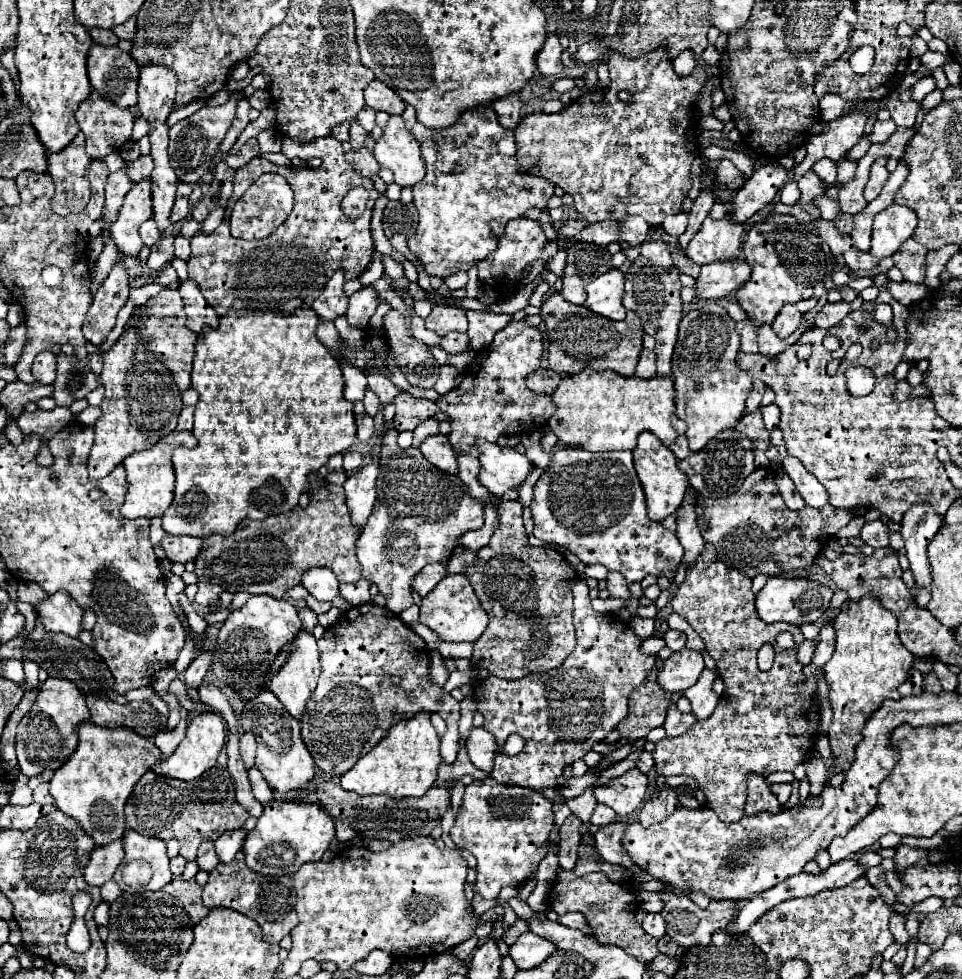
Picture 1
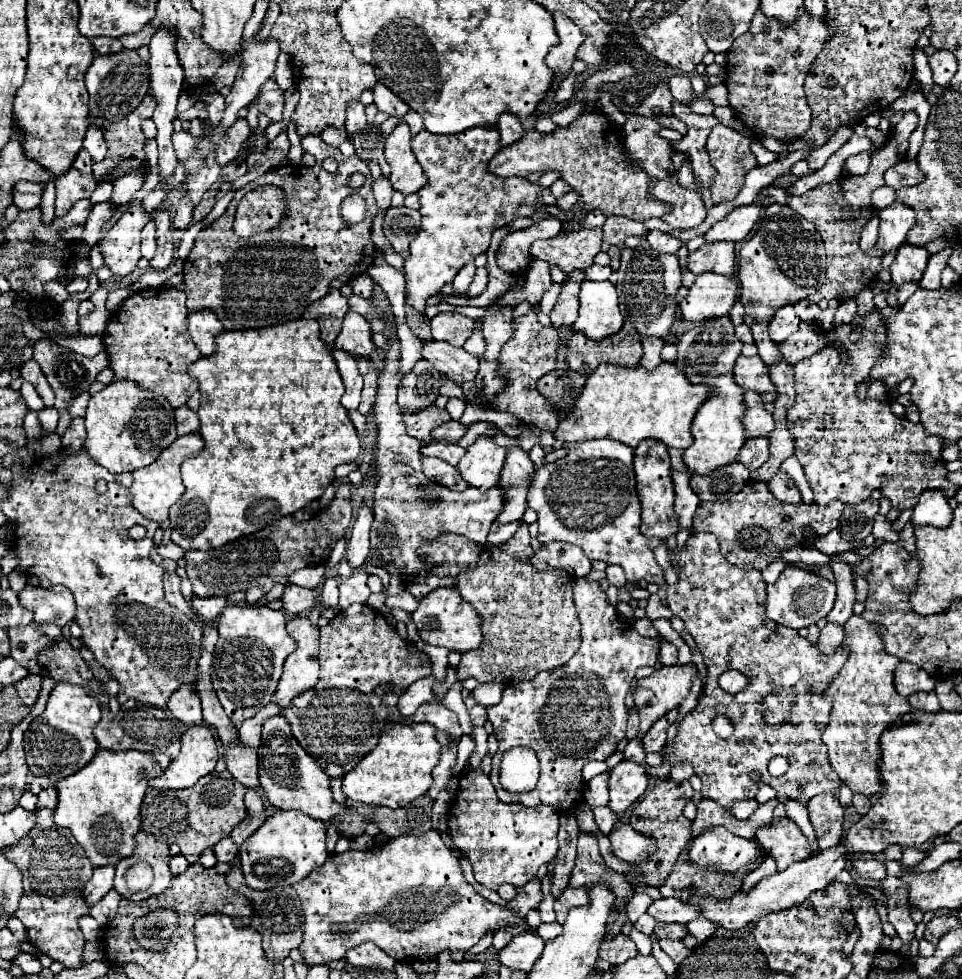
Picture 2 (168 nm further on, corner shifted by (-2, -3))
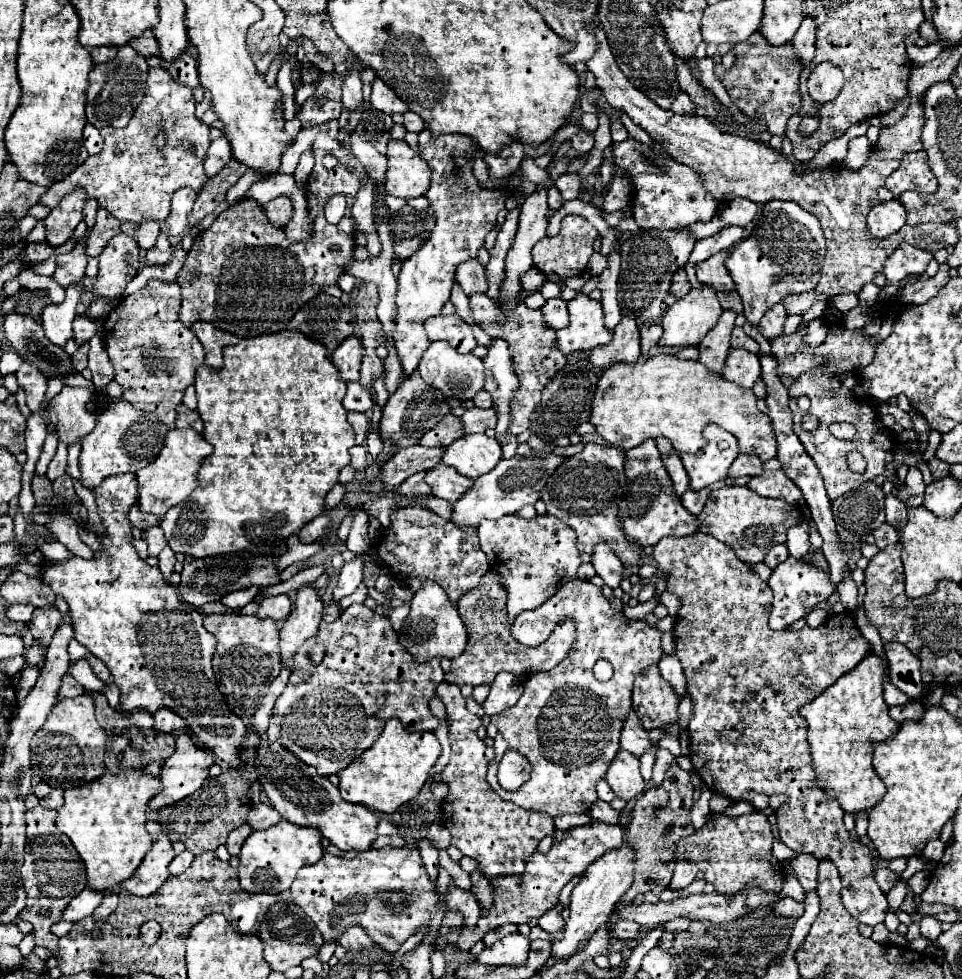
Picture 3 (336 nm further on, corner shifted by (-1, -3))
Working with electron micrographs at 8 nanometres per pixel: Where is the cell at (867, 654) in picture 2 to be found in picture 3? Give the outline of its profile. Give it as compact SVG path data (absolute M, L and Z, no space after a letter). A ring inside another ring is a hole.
M869 651L865 659L849 673L841 675L817 699L807 705L807 727L813 765L819 787L837 799L843 811L871 811L885 795L885 785L873 769L873 743L887 741L899 731L899 723L889 717L889 705L883 699L883 685L889 663Z

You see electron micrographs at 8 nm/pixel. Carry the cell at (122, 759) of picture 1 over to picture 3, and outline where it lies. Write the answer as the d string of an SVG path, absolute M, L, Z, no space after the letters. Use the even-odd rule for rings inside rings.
M139 769L105 773L99 779L79 787L65 789L65 803L57 809L55 825L75 845L87 867L87 885L97 891L111 891L133 875L145 853L151 849L151 837L145 829L147 801L159 793L159 779Z

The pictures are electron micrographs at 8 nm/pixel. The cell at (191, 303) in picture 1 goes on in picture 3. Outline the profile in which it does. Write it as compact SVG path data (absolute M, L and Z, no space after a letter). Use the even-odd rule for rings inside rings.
M197 321L191 329L193 329L195 335L199 337L199 341L203 343L205 353L207 353L205 363L211 365L211 367L223 365L221 349L223 349L225 345L231 345L231 343L237 343L237 341L239 341L239 337L235 337L235 335L231 335L231 333L227 333L227 331L221 331L221 329L217 329L215 325L211 325L211 323L207 323L207 321Z

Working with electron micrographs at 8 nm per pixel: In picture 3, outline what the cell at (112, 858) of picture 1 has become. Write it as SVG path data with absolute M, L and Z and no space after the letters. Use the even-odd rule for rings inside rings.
M85 887L77 897L71 899L67 909L63 911L63 919L65 921L81 921L81 919L89 917L101 905L103 897L105 897L105 893Z

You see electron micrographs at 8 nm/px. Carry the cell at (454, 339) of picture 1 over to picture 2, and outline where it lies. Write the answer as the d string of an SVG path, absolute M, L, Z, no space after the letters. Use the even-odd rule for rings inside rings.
M430 341L422 345L422 359L430 361L434 369L438 369L446 379L462 385L466 381L474 381L478 373L478 357L470 355L464 349L452 347L448 343Z

